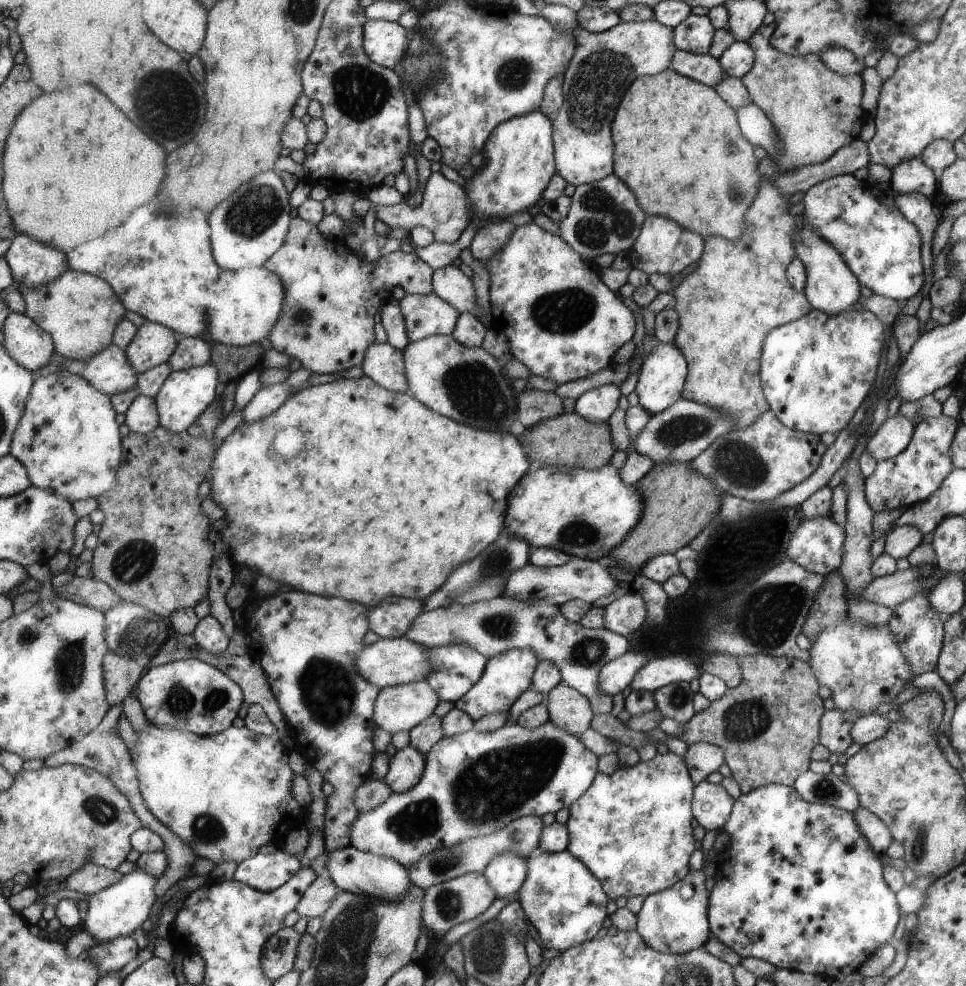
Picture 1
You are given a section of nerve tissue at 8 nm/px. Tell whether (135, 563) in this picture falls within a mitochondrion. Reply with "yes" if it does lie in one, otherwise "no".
yes

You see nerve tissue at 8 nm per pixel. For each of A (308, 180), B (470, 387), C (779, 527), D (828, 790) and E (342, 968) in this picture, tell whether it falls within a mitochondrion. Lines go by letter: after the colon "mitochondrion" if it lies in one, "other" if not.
A: other
B: mitochondrion
C: other
D: mitochondrion
E: mitochondrion

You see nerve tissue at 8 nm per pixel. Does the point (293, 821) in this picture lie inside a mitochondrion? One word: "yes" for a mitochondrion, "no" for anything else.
no

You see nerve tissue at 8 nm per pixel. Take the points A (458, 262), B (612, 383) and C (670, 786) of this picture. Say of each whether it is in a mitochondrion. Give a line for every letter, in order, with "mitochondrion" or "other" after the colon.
A: other
B: other
C: other

